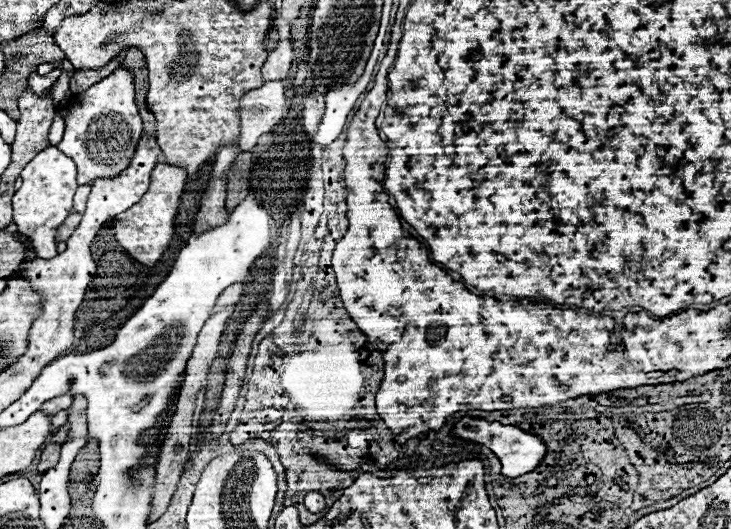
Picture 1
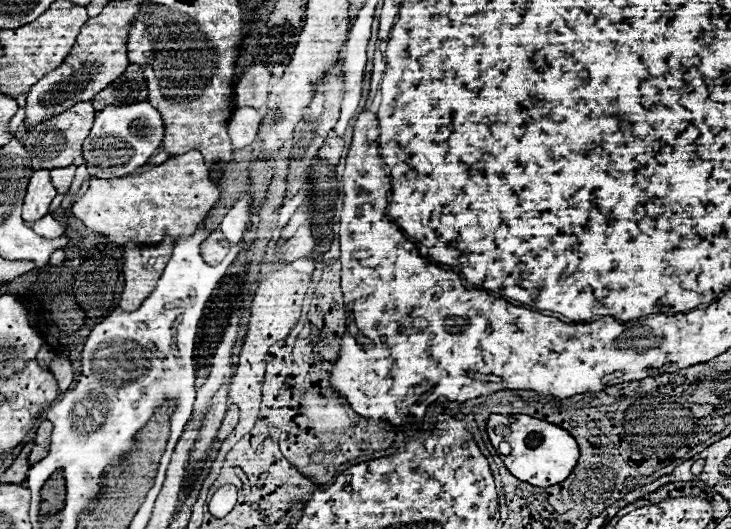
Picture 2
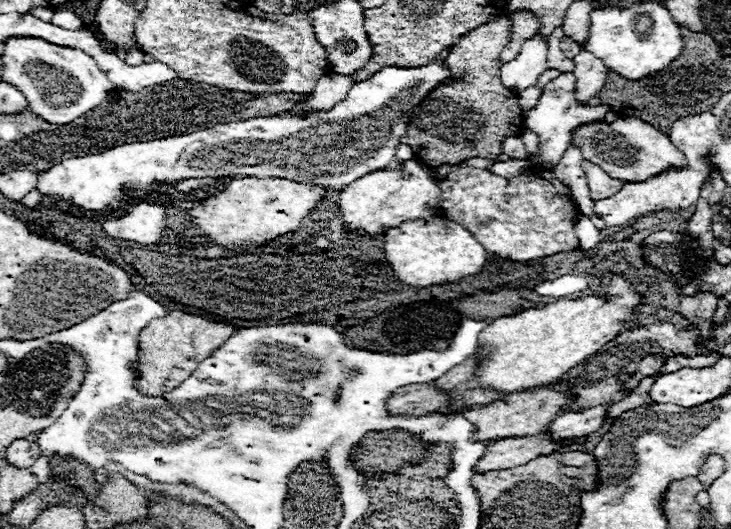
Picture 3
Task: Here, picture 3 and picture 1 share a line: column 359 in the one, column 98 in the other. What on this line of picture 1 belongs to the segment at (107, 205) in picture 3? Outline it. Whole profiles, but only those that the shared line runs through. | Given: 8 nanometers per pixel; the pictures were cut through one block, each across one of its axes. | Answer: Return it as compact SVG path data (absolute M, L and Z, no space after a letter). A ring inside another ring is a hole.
M116 68L102 82L96 82L72 98L64 138L58 144L78 166L78 184L90 184L96 178L114 178L122 174L138 148L142 120L134 102L134 76L126 68Z

